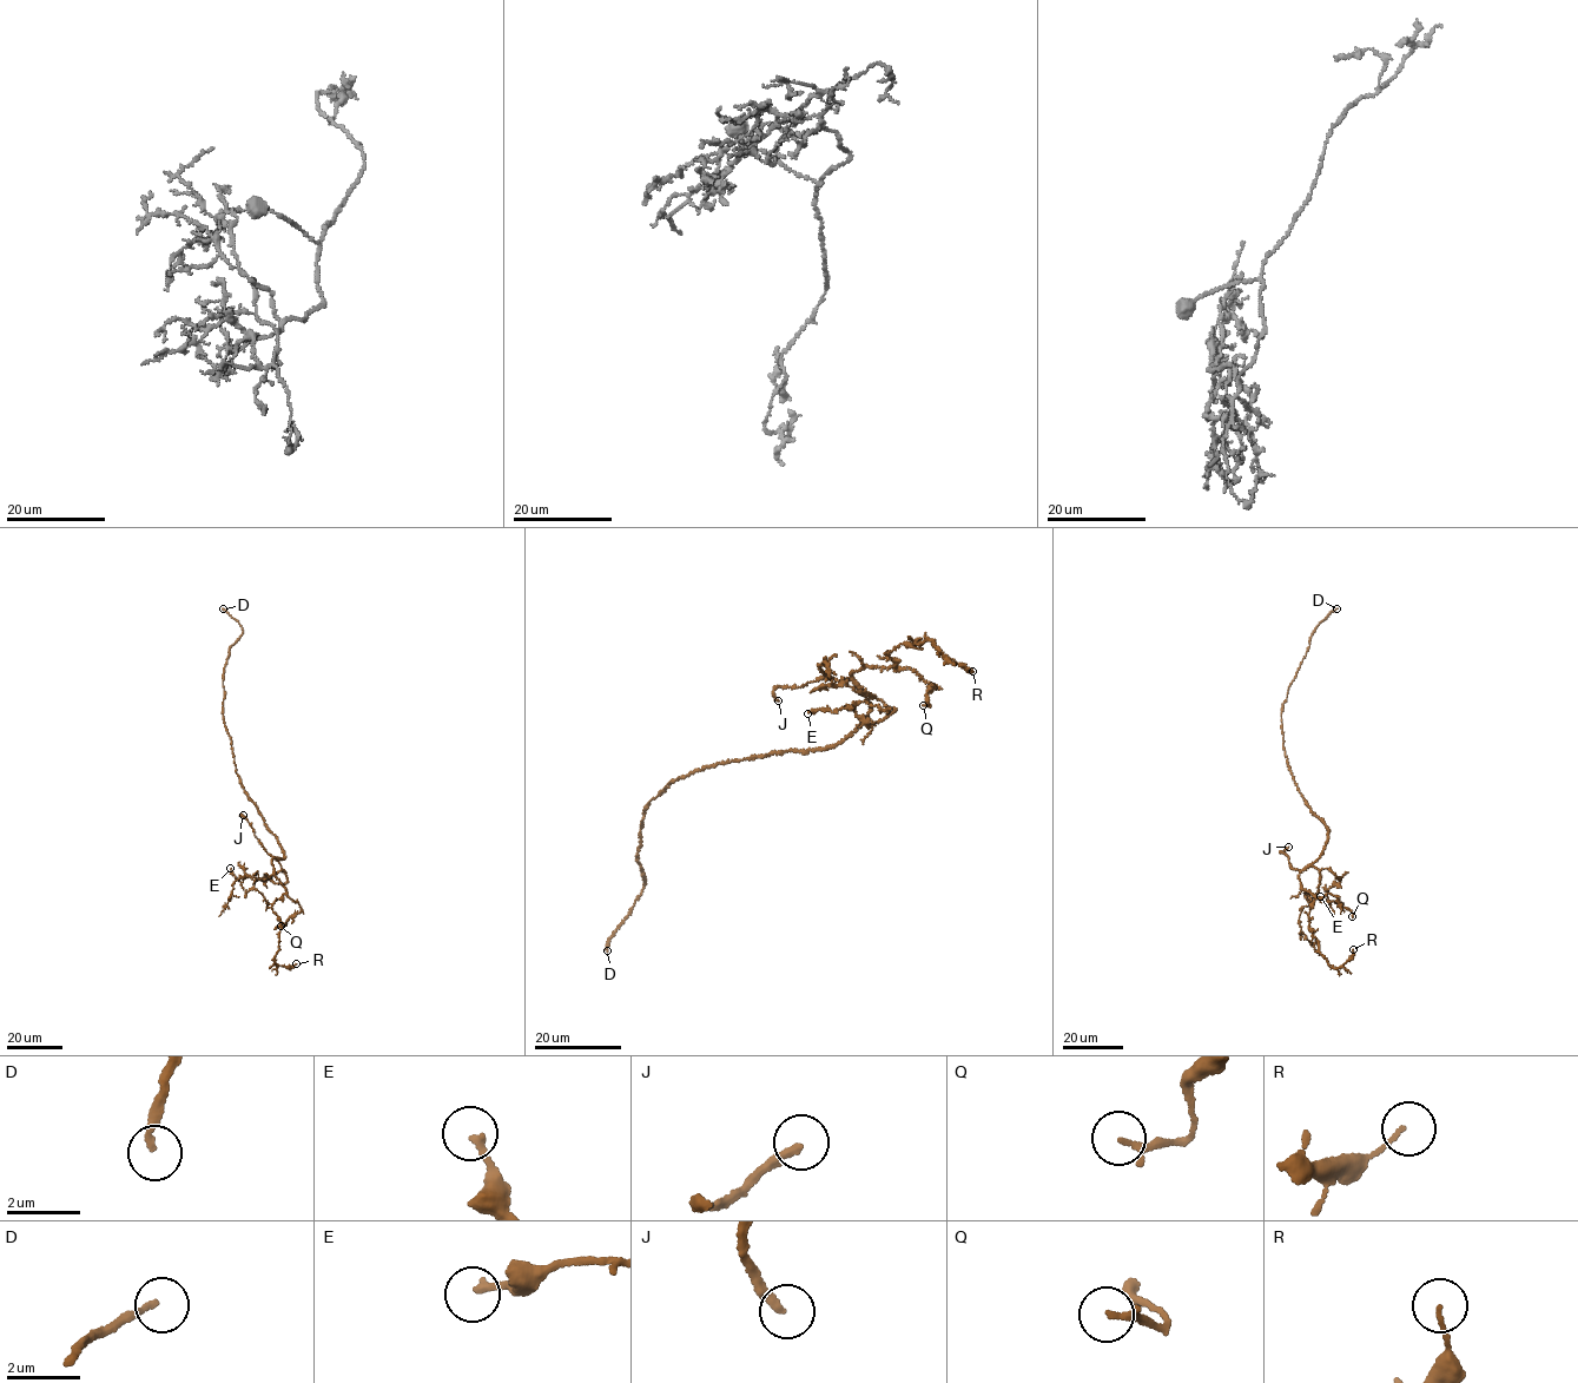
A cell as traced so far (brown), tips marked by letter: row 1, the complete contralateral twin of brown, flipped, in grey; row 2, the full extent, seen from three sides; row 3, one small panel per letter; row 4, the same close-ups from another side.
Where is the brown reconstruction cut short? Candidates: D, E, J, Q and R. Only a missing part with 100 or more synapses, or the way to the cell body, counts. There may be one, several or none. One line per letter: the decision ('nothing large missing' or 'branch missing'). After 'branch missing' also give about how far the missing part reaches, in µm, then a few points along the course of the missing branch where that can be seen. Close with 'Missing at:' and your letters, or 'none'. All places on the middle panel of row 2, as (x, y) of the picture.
D: branch missing | 60 µm | (607, 950), (606, 987), (616, 1015), (626, 1023), (644, 1027), (636, 1035), (600, 1036), (606, 1023), (619, 1016)
E: nothing large missing
J: branch missing | 100 µm | (778, 700), (798, 722), (792, 705), (773, 691), (735, 738), (680, 731), (655, 776), (652, 797)
Q: nothing large missing
R: nothing large missing
Missing at: D, J

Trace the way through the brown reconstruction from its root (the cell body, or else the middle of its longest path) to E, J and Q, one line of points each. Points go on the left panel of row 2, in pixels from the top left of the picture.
E: (250, 798), (281, 844), (284, 858), (277, 858), (286, 881), (278, 884), (259, 878), (246, 891), (230, 868)
J: (250, 798), (266, 828), (276, 836), (284, 858), (276, 860), (265, 851), (243, 815)
Q: (250, 798), (282, 850), (284, 858), (271, 861), (275, 876), (301, 910), (281, 926)

